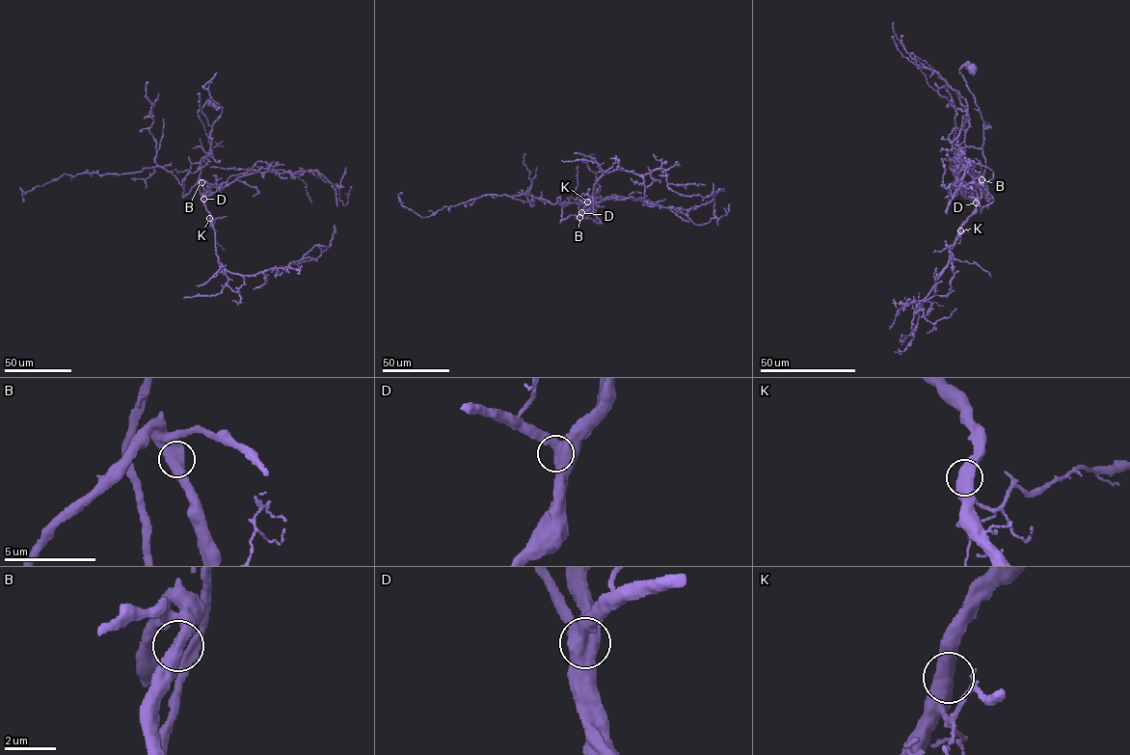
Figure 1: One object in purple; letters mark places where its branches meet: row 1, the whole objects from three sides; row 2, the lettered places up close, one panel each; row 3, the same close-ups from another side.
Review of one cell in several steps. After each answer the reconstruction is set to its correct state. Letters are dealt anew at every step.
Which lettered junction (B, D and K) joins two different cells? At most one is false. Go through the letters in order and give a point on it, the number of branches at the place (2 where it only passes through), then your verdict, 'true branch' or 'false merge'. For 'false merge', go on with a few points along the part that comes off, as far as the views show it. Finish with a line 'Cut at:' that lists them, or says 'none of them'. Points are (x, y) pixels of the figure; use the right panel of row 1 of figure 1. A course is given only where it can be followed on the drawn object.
B: at (982, 179); 2 branches meet; true branch
D: at (976, 202); 2 branches meet; true branch
K: at (960, 230); 2 branches meet; true branch
Cut at: none of them

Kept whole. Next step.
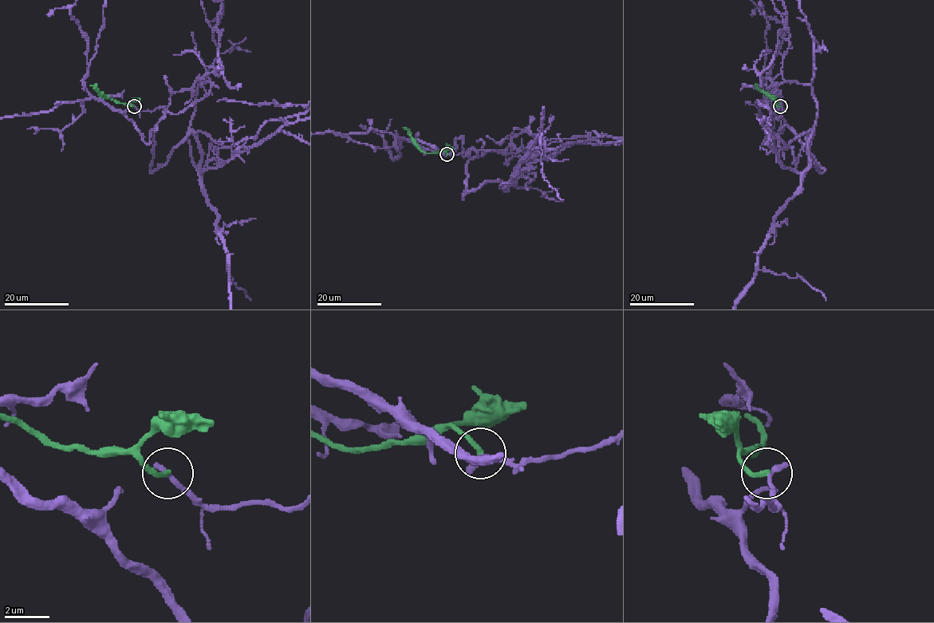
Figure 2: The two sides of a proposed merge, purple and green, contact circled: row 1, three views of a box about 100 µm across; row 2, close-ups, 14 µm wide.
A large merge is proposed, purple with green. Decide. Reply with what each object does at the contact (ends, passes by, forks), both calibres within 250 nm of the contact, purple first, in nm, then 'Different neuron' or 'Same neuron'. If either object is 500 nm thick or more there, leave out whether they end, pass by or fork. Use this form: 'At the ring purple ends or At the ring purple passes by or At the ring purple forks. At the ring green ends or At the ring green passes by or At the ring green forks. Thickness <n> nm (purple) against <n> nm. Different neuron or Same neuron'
At the ring purple ends. At the ring green ends. Thickness 280 nm (purple) against 240 nm. Different neuron

